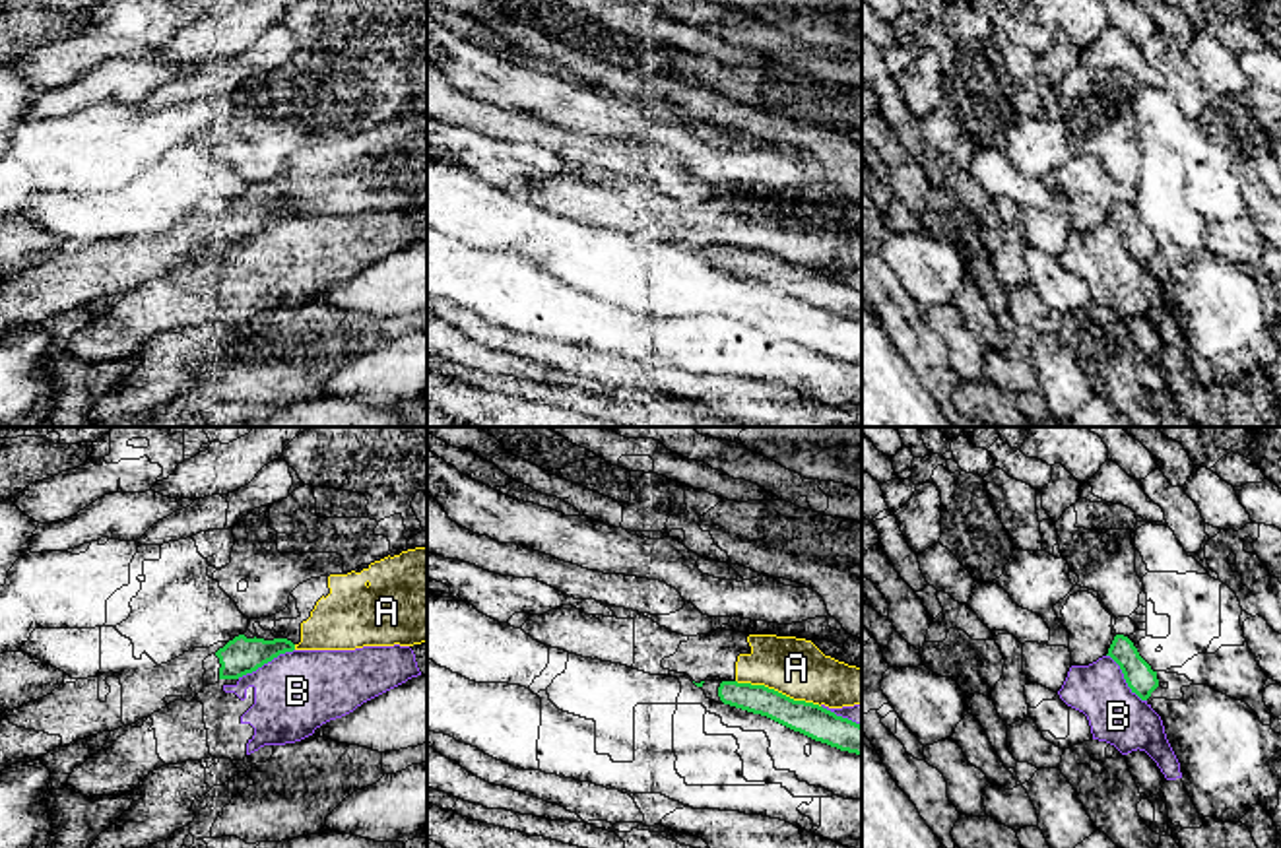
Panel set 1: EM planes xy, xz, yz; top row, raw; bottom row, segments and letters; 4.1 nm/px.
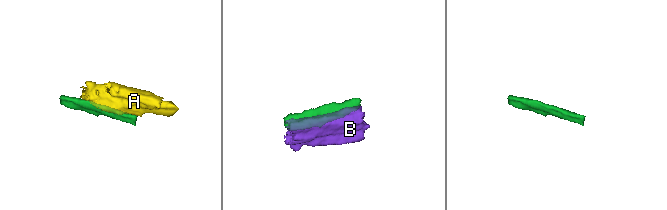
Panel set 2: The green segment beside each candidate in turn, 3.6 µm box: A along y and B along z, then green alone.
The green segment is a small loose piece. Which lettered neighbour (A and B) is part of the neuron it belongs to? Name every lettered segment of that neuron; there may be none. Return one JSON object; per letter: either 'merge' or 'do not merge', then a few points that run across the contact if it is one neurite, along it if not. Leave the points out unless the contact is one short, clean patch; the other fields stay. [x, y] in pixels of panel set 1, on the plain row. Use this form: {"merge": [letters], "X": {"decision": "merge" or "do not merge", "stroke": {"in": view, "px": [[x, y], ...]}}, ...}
{"merge": [], "A": {"decision": "do not merge"}, "B": {"decision": "do not merge"}}

